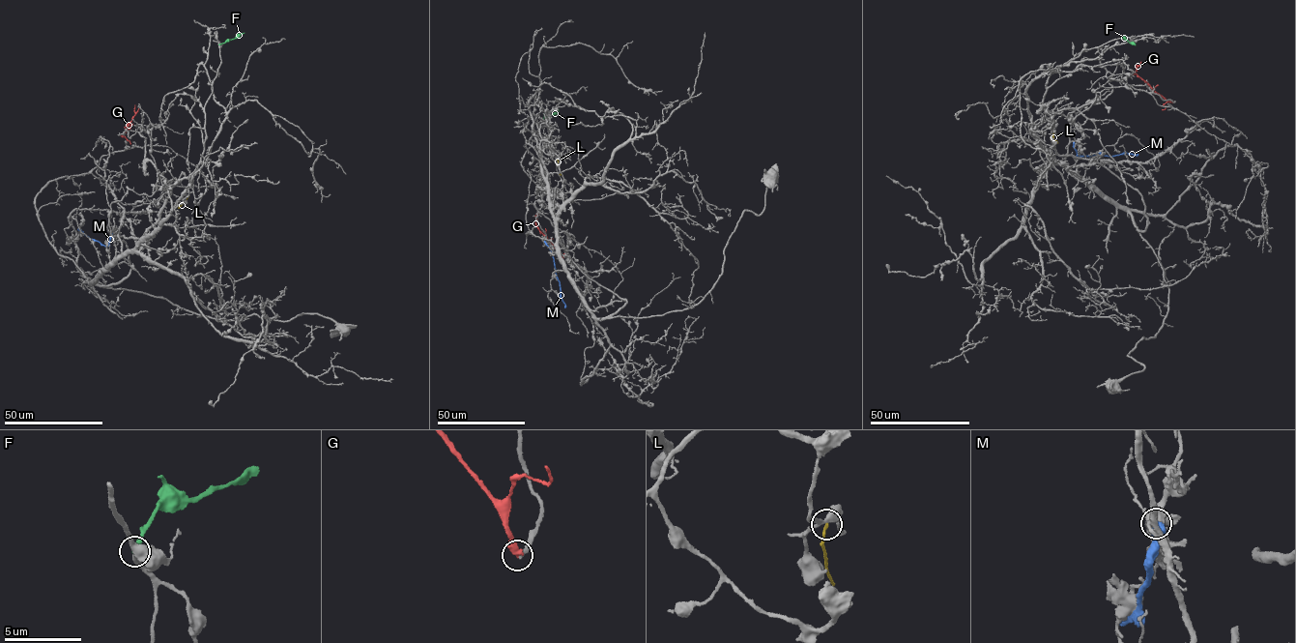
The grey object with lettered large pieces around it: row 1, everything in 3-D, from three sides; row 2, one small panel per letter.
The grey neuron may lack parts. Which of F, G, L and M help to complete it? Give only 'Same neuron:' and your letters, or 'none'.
Same neuron: none

